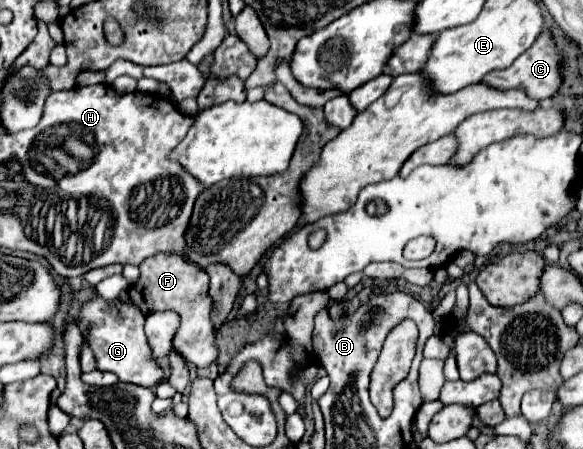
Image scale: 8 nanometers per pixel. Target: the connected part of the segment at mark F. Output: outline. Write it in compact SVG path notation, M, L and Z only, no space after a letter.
M157 254L141 262L139 266L141 278L137 284L129 286L129 296L143 314L151 314L157 310L175 310L181 314L179 332L173 338L173 346L187 358L188 365L197 368L209 368L219 360L217 346L217 330L211 320L211 312L215 310L215 300L207 294L209 276L201 272L199 266L185 262L181 256Z

